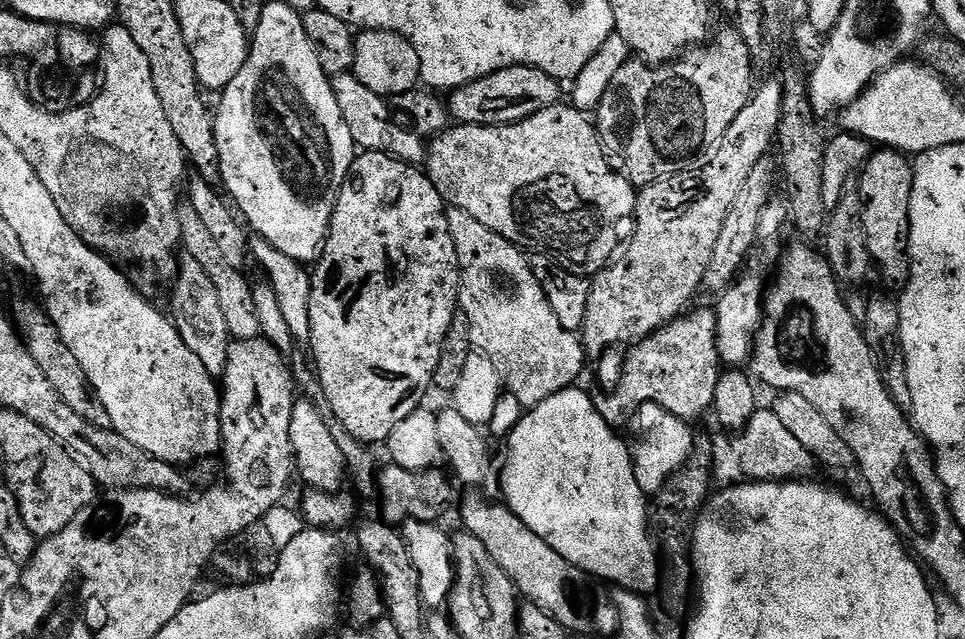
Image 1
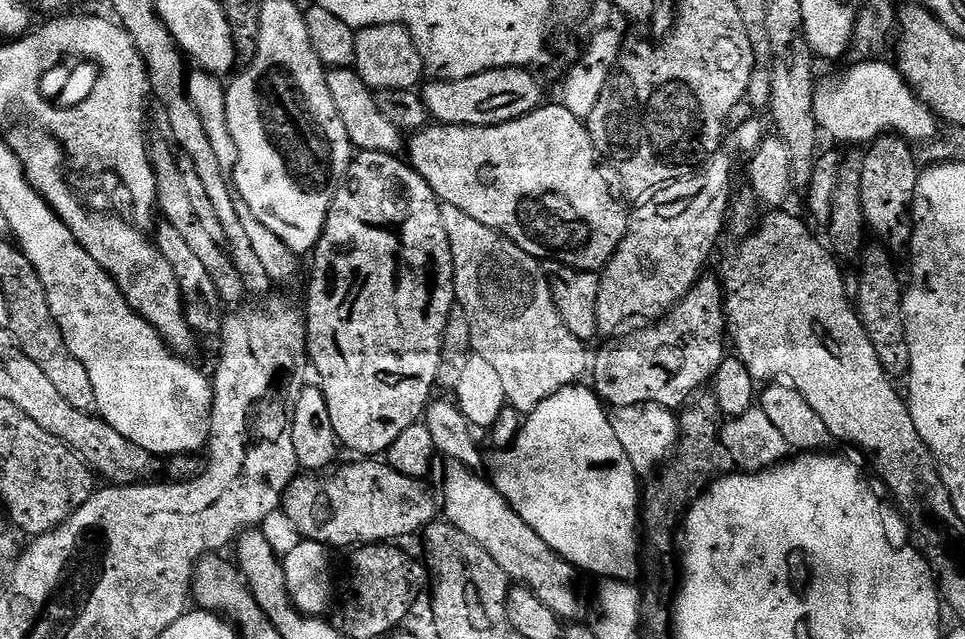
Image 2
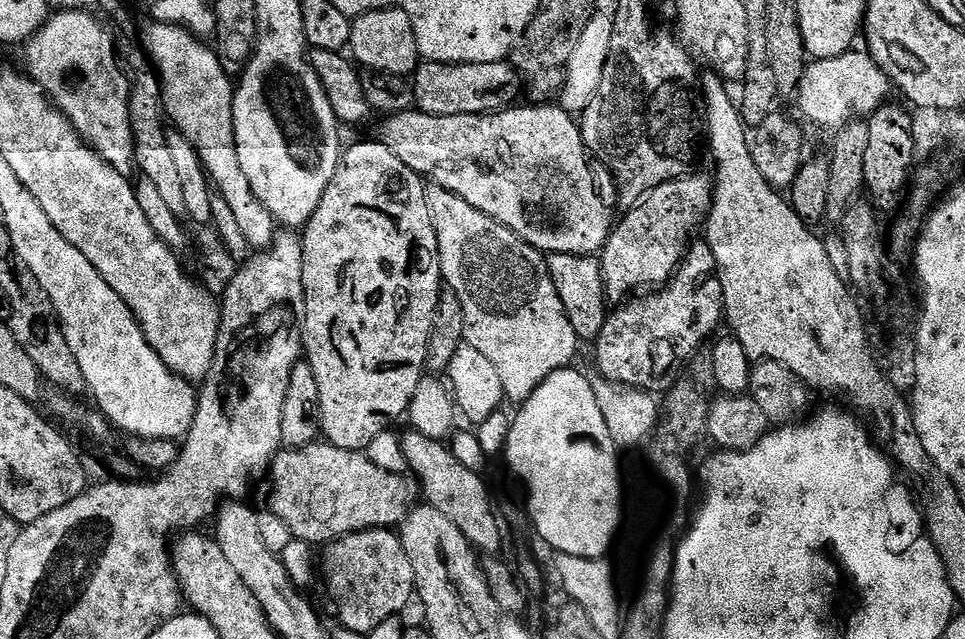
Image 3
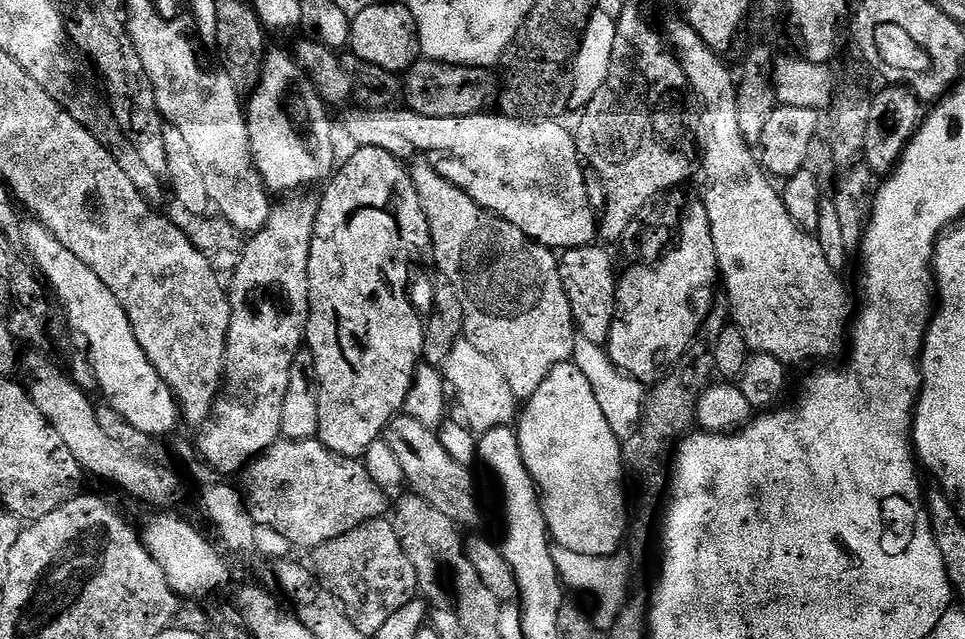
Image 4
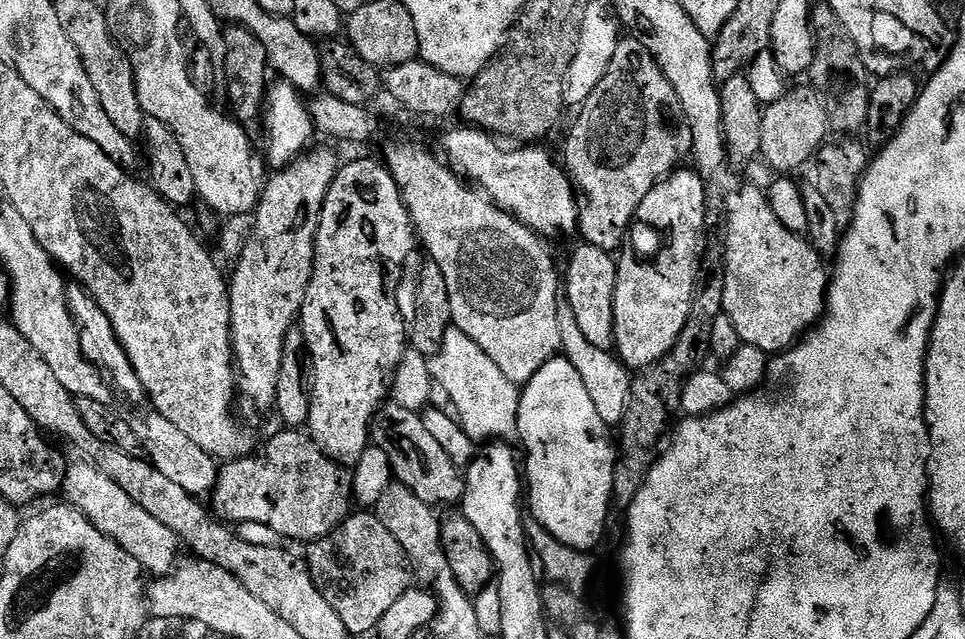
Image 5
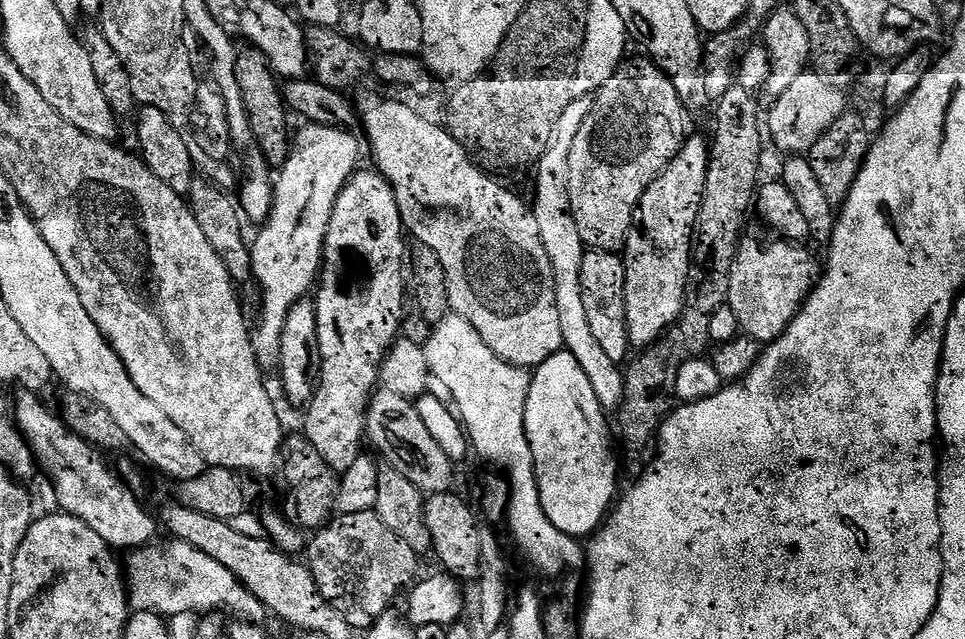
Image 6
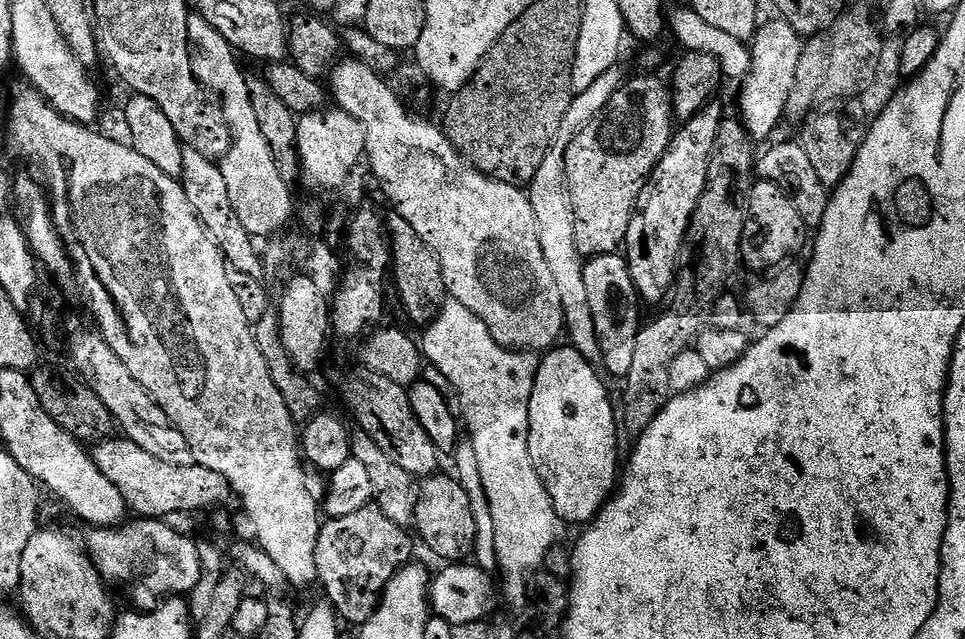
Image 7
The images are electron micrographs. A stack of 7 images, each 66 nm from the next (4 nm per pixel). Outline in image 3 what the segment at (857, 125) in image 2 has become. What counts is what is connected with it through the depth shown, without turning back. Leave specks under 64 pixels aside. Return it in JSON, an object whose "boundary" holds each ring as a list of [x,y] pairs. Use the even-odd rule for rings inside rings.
{"boundary":[[[853,50],[838,58],[809,63],[794,100],[800,103],[801,114],[813,120],[818,127],[840,130],[845,125],[872,117],[885,107],[888,88],[890,81],[887,74],[875,64],[867,51]]]}

